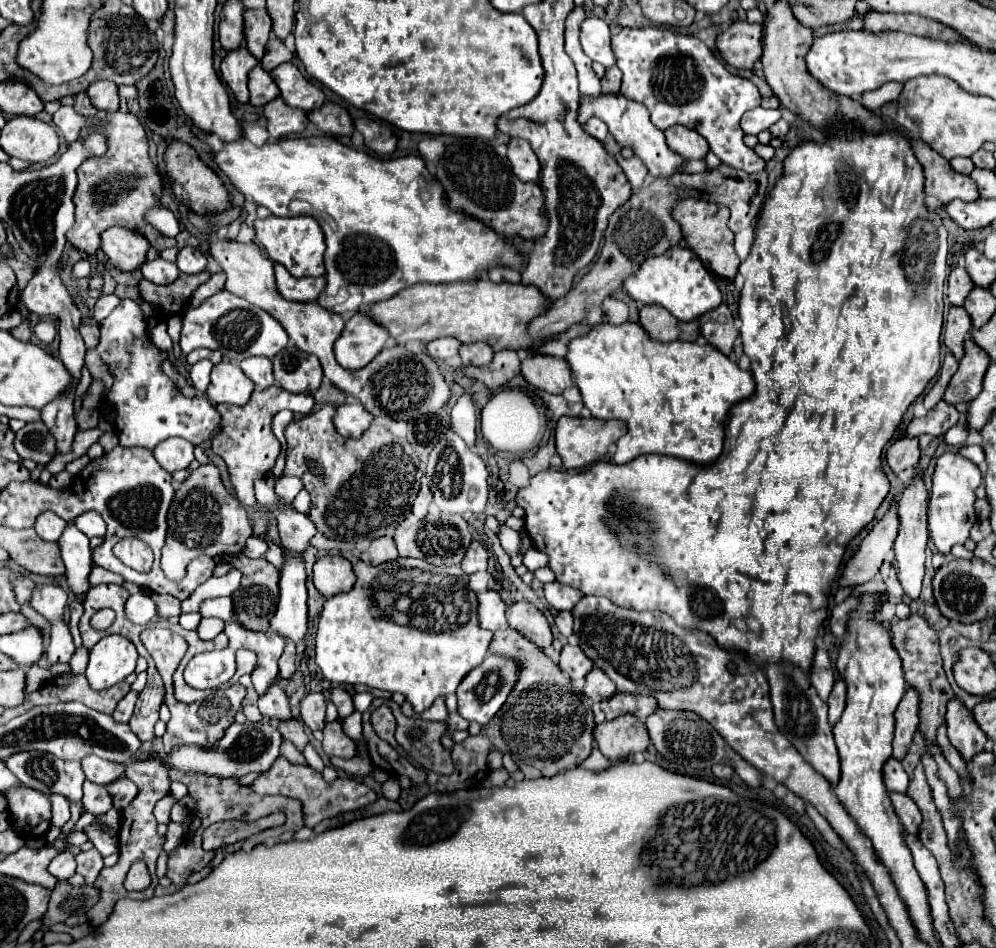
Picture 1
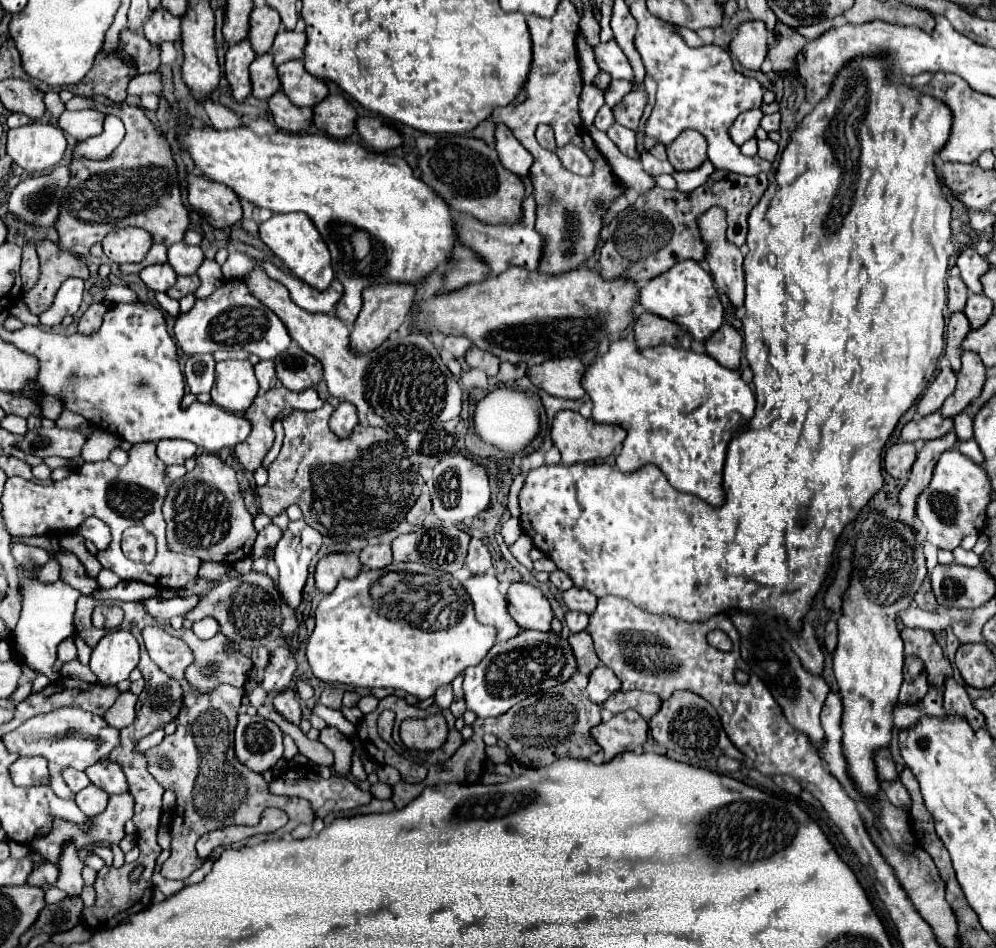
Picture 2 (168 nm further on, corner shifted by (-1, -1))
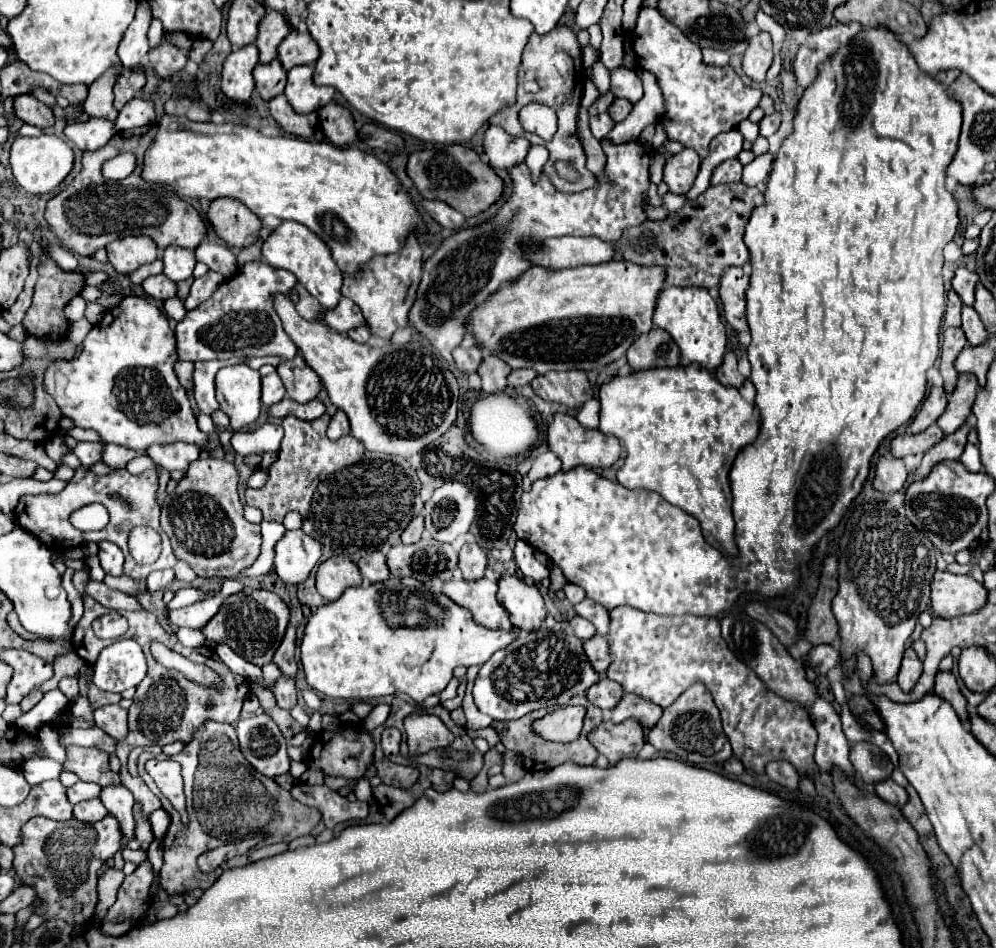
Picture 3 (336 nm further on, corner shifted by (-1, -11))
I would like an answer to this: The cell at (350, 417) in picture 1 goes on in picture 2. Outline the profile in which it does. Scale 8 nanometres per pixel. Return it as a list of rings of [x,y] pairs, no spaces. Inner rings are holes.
[[[341,402],[337,408],[335,408],[335,412],[331,414],[331,420],[329,420],[329,428],[337,434],[337,436],[341,436],[341,438],[345,438],[345,436],[349,436],[351,434],[351,430],[357,426],[357,410],[355,410],[355,406],[351,406],[349,402]]]

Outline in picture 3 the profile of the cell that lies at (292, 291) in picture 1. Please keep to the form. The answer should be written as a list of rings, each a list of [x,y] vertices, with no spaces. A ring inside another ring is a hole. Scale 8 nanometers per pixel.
[[[345,296],[339,300],[339,304],[333,310],[323,310],[323,320],[329,328],[333,328],[337,332],[347,332],[355,326],[365,324],[359,306]]]

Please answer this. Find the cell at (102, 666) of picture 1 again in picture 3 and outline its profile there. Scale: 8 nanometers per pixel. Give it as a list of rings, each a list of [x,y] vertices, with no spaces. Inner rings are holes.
[[[117,640],[101,650],[95,670],[95,686],[107,692],[123,692],[137,686],[147,672],[145,656],[135,640]]]

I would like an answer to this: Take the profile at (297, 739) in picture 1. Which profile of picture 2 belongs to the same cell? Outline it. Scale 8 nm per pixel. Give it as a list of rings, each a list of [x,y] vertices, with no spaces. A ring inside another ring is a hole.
[[[287,688],[287,690],[279,692],[279,694],[275,694],[273,700],[271,700],[271,704],[289,722],[299,724],[299,720],[301,720],[301,706],[299,706],[299,700],[297,700],[297,694],[295,694],[293,688]]]

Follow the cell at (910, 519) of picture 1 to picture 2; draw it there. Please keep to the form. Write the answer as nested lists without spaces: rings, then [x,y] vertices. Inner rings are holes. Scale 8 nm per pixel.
[[[949,432],[949,434],[945,434],[945,436],[937,438],[937,440],[925,442],[921,452],[917,454],[911,476],[909,476],[907,484],[899,492],[899,502],[903,506],[899,518],[903,518],[903,522],[907,522],[909,526],[913,526],[913,518],[915,518],[915,498],[925,490],[927,482],[931,482],[935,462],[939,460],[939,456],[945,450],[951,450],[955,444],[957,444],[957,434]]]

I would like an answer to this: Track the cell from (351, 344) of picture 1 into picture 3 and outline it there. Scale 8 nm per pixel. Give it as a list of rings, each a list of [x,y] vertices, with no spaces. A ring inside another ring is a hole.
[[[411,236],[399,254],[375,256],[367,264],[367,268],[361,268],[361,272],[355,278],[351,280],[343,278],[341,292],[361,308],[371,336],[381,336],[383,340],[391,340],[397,328],[409,326],[409,310],[415,304],[417,288],[421,282],[421,268],[423,268],[421,244],[415,236]]]

